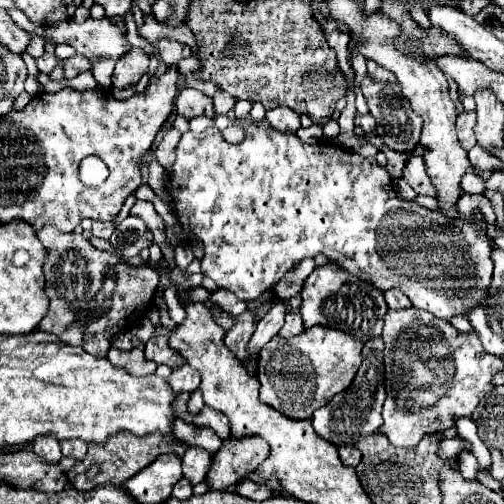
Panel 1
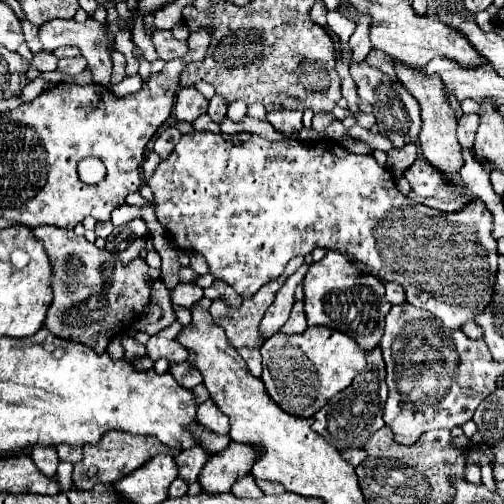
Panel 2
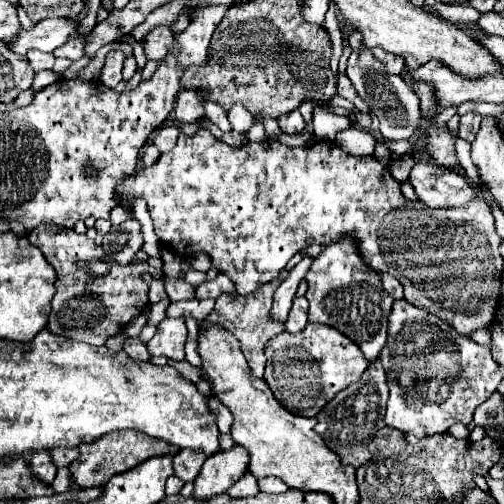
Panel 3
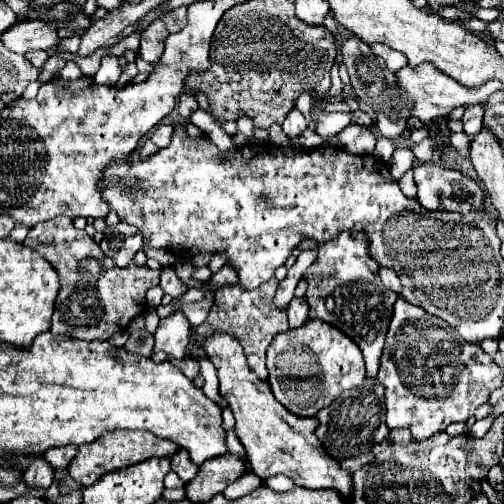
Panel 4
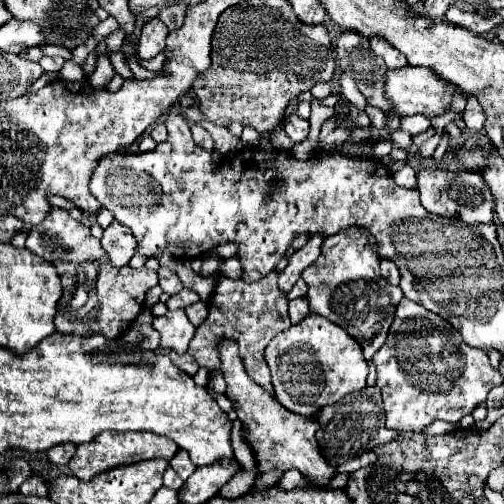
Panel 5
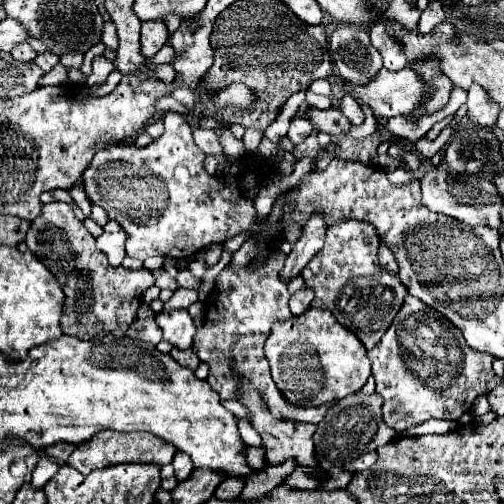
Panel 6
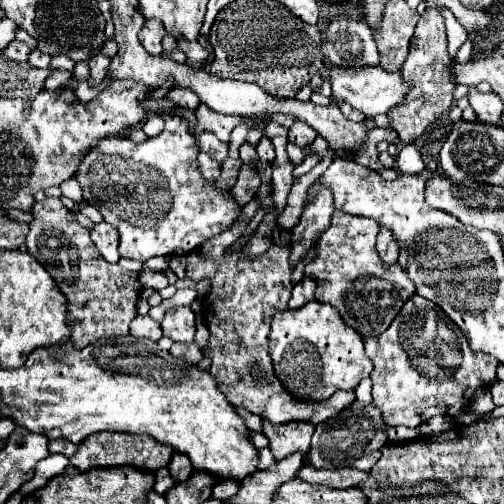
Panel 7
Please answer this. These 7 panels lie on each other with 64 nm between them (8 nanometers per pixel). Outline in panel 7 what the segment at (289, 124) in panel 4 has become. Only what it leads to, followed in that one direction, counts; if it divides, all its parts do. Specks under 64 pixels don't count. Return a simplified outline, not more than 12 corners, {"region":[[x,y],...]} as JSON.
{"region":[[294,120],[288,140],[300,148],[312,144],[318,132]]}

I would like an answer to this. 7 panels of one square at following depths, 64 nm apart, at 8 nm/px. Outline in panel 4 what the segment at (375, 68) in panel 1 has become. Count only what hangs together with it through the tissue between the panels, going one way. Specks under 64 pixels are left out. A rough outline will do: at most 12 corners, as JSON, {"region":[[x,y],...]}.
{"region":[[370,46],[376,56],[384,58],[390,72],[406,66],[406,56],[382,46]]}

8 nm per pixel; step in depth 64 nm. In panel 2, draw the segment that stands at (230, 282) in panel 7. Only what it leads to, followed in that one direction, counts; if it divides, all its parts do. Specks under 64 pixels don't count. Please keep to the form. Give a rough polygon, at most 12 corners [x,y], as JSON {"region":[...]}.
{"region":[[284,278],[266,284],[238,310],[224,300],[208,308],[228,342],[262,374],[258,324]]}

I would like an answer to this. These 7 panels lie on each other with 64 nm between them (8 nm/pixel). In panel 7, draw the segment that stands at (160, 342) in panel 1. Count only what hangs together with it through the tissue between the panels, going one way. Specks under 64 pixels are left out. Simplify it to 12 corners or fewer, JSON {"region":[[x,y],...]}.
{"region":[[188,306],[168,310],[160,326],[164,336],[194,342],[194,312]]}

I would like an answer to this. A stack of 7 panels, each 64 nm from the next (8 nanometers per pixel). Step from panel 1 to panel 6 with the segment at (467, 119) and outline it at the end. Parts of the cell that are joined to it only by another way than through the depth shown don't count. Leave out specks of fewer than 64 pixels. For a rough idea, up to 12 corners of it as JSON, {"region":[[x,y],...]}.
{"region":[[474,84],[468,90],[468,118],[474,126],[490,128],[498,106]]}

